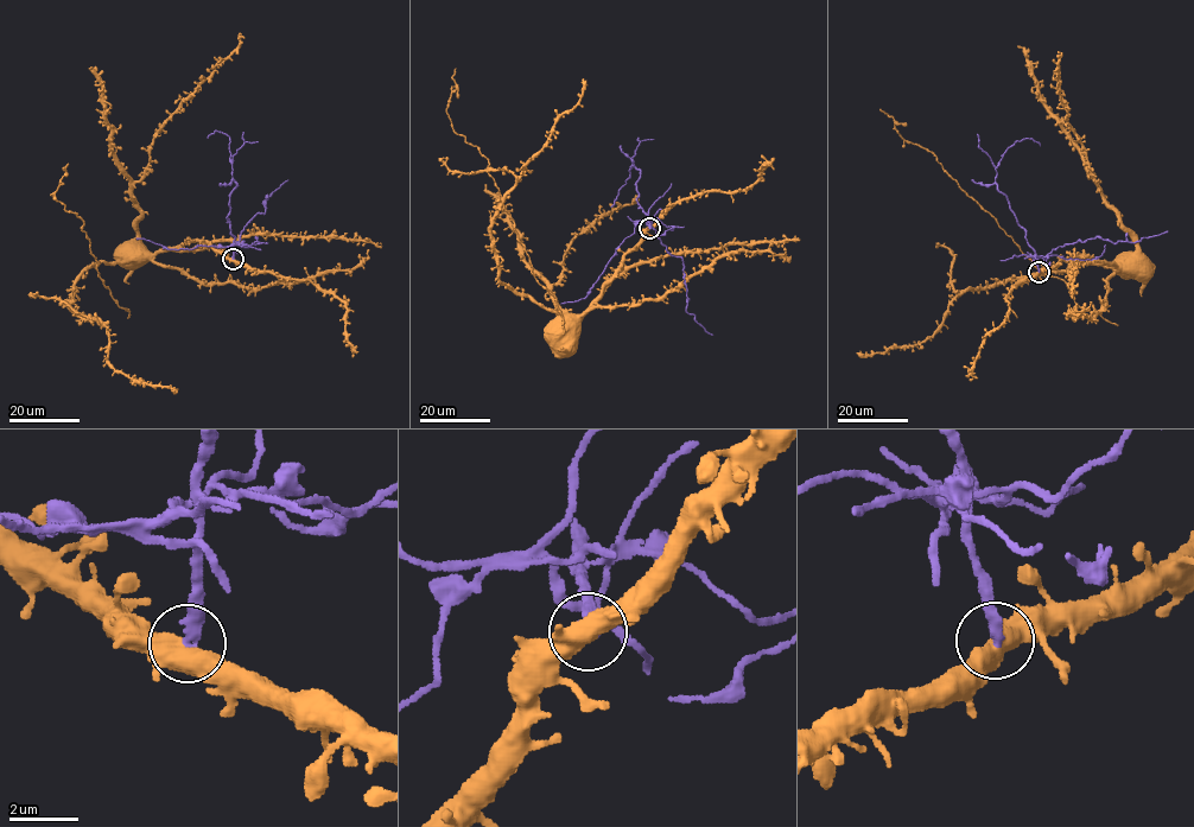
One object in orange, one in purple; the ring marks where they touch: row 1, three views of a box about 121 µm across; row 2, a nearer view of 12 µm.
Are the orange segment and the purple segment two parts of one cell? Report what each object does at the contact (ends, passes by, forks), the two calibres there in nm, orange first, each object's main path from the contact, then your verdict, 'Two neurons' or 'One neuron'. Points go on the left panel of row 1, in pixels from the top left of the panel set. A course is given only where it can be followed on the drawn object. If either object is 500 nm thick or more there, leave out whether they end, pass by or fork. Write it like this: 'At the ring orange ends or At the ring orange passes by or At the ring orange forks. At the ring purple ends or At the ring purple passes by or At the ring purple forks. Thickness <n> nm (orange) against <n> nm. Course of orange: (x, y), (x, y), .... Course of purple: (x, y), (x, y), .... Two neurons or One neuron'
At the ring orange forks. At the ring purple ends. Thickness 480 nm (orange) against 360 nm. Course of orange: (233, 259), (211, 248), (167, 247), (143, 254), (129, 262), (121, 261). Course of purple: (233, 259), (234, 239), (227, 217), (229, 195), (236, 184), (229, 138), (216, 131), (208, 138). Two neurons

